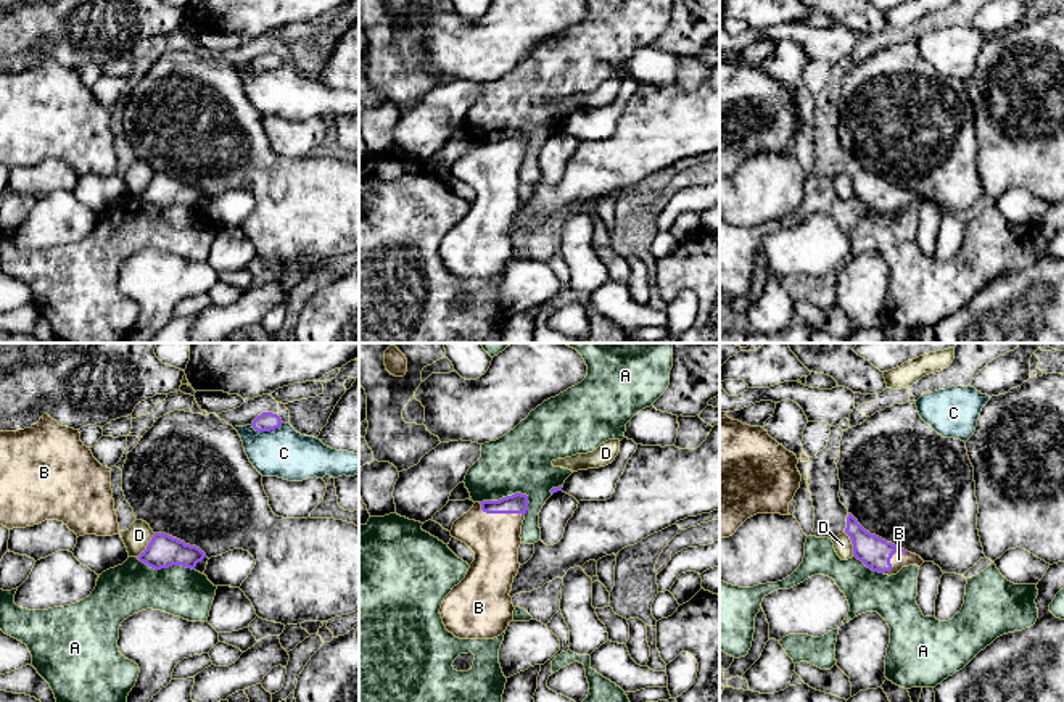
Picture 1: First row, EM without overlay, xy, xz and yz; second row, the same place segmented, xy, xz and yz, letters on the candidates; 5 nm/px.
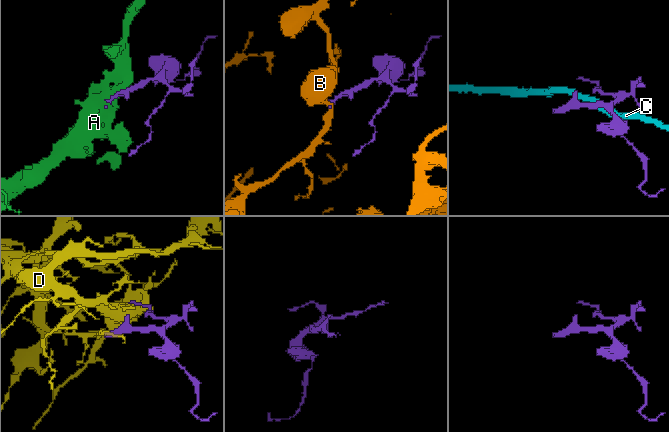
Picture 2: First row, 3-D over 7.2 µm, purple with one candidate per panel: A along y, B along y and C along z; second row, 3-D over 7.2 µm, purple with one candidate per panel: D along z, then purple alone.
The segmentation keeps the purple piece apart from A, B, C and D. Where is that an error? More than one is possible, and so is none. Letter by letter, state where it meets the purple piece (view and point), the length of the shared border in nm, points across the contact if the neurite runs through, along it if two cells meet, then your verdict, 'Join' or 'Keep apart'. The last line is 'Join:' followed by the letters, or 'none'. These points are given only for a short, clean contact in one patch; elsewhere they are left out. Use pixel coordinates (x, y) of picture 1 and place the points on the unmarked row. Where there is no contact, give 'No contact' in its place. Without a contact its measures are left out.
A: Touches purple at xz (507, 136). Shared border 260 nm. Keep apart
B: Touches purple at xz (499, 152). Shared border 240 nm. Path across: xz (517, 142), (507, 152), (499, 152), (494, 177). Join
C: Touches purple at xy (266, 70). Shared border 160 nm. Keep apart
D: Touches purple at xy (147, 185). Shared border 160 nm. Keep apart
Join: B

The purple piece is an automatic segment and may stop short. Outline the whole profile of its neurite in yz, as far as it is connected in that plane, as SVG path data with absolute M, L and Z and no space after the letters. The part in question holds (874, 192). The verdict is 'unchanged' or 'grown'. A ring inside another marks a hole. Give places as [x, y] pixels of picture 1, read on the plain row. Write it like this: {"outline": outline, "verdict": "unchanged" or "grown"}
{"outline": "M848 153L845 172L853 184L853 196L861 200L872 211L897 214L903 206L918 204L924 200L885 179L866 171L858 159Z", "verdict": "grown"}

